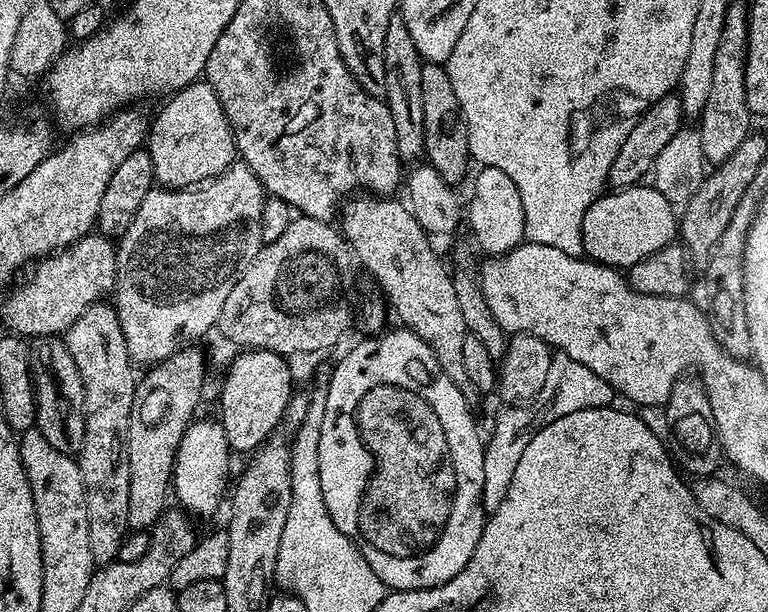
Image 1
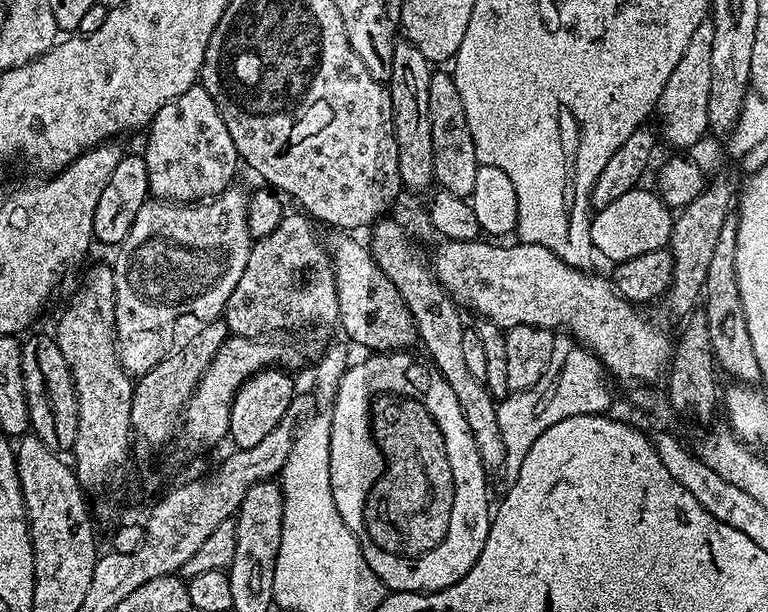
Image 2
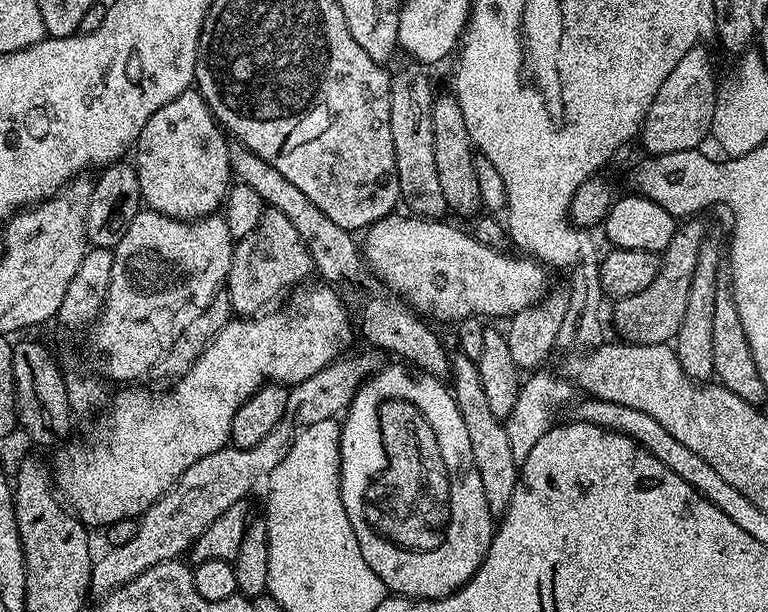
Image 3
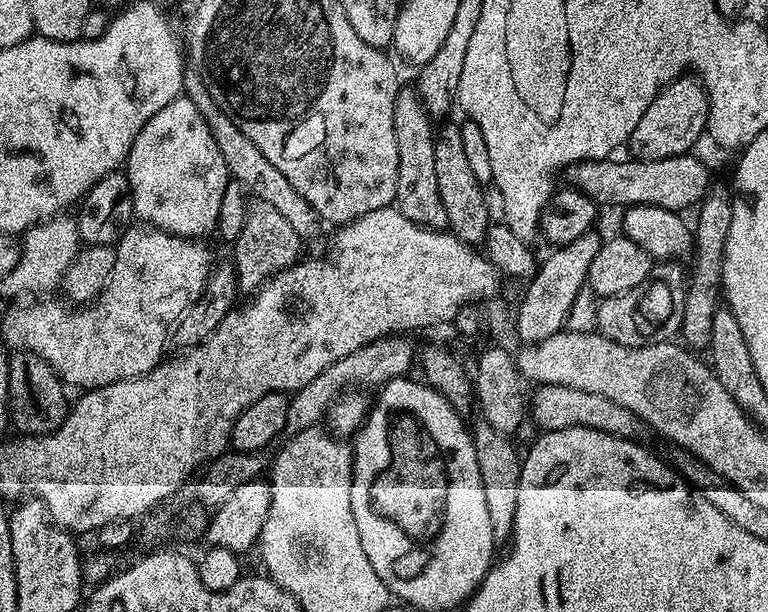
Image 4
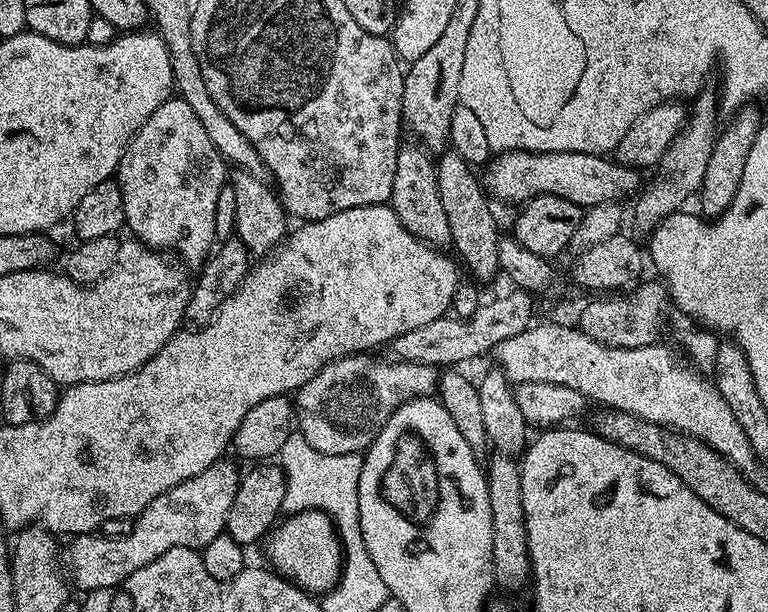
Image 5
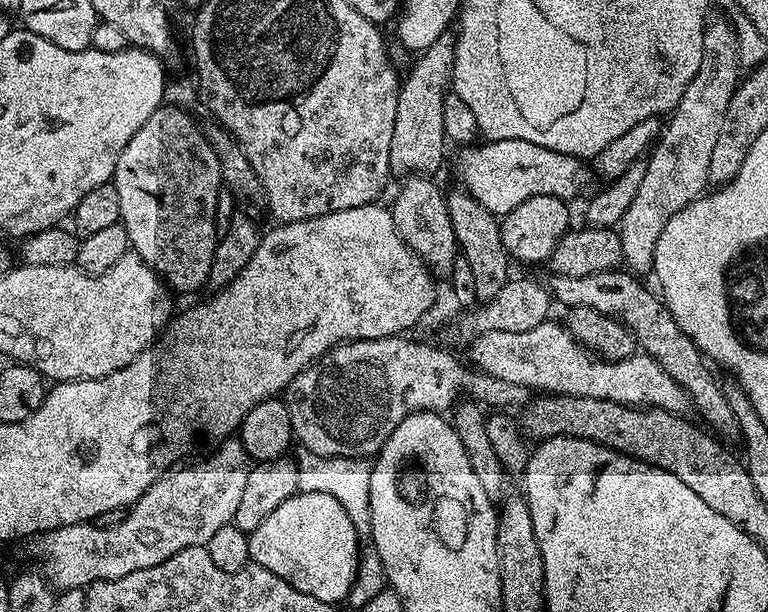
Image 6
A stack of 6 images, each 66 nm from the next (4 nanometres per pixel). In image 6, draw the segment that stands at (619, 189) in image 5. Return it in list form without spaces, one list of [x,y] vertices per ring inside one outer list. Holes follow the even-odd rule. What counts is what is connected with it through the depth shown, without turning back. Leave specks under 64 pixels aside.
[[[488,140],[461,147],[457,152],[460,152],[456,156],[459,187],[482,202],[497,218],[539,196],[557,196],[559,200],[572,202],[594,180],[589,165],[581,157],[546,150],[546,146],[525,140]]]

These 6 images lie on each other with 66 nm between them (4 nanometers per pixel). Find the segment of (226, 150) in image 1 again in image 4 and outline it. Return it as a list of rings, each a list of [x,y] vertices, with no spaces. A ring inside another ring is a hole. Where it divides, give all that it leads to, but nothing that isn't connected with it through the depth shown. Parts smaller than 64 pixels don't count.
[[[176,96],[174,102],[162,106],[162,110],[158,110],[142,130],[138,130],[138,138],[134,138],[134,146],[130,146],[126,175],[132,187],[132,211],[137,221],[185,238],[208,238],[204,236],[216,232],[218,210],[230,175],[210,126],[202,114],[198,114],[198,106],[194,106],[188,96]]]

